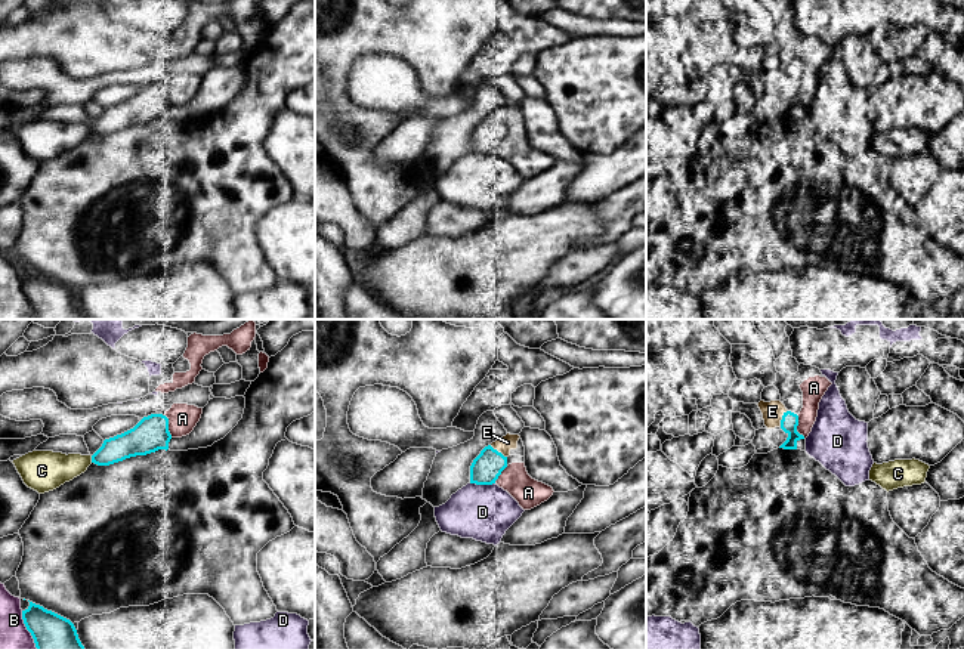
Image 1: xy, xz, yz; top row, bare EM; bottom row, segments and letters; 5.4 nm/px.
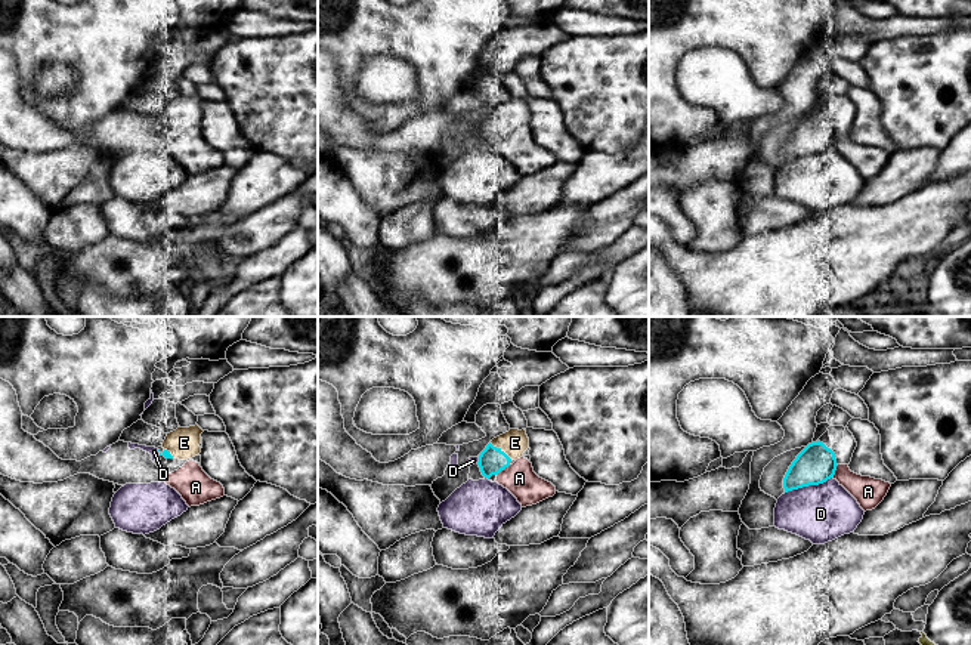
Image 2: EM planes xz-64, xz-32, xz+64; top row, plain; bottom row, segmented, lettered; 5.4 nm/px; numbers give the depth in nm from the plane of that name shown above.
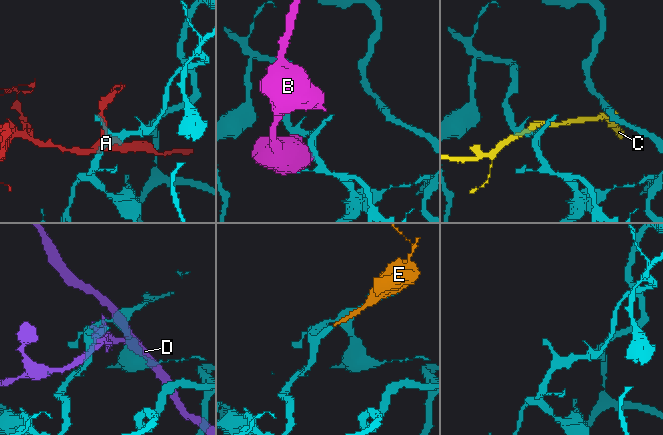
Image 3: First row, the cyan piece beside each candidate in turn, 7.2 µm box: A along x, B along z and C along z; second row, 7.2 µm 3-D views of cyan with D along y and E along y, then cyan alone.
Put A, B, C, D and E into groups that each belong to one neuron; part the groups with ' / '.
A D / B / C / E

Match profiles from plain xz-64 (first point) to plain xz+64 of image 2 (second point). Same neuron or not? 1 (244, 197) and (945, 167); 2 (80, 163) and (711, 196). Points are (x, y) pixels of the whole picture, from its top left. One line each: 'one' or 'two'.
1: one
2: one

